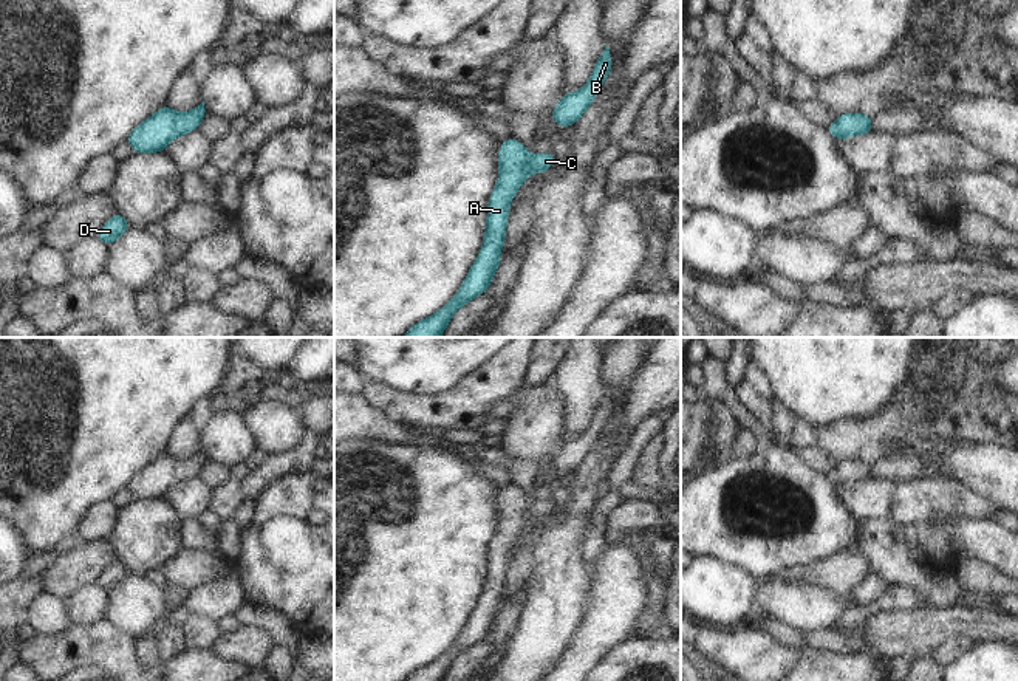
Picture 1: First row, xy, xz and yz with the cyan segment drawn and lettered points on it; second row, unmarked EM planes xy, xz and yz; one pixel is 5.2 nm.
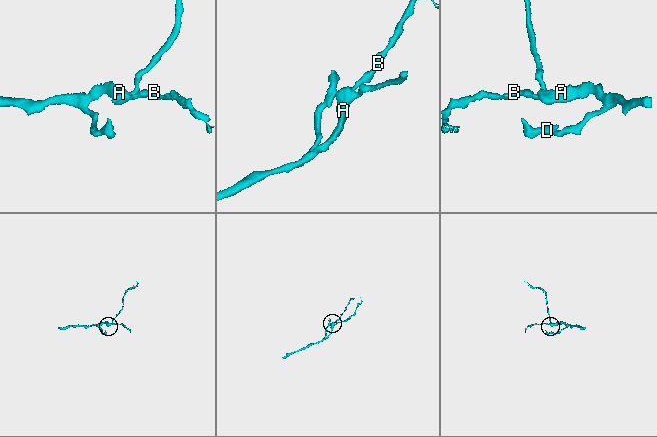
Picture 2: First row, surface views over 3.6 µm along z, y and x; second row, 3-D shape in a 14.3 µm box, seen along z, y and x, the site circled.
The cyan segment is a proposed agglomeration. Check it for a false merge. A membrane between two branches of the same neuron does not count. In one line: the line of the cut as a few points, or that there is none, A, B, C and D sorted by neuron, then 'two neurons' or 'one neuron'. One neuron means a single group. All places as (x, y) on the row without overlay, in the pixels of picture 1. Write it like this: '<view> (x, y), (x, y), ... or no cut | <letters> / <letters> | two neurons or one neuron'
no cut | A B C D | one neuron

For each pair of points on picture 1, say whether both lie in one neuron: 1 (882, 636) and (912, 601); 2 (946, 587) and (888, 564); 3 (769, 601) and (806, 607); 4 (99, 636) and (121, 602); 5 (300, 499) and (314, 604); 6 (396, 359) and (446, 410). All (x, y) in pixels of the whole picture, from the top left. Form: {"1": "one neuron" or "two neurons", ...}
{"1": "two neurons", "2": "one neuron", "3": "one neuron", "4": "two neurons", "5": "one neuron", "6": "two neurons"}

